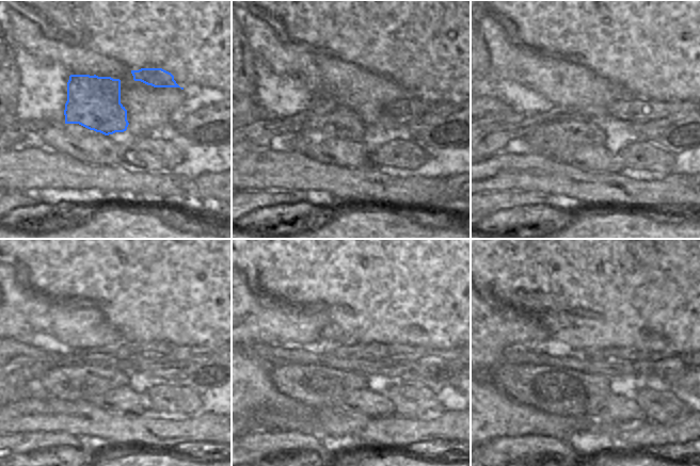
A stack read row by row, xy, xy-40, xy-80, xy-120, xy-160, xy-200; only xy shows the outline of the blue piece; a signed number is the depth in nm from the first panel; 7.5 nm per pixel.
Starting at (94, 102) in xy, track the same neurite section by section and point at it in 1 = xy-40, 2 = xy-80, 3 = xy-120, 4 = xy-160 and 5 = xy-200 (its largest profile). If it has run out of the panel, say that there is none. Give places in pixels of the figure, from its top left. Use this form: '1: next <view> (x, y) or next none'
1: next xy-40 (328, 115)
2: next xy-80 (558, 140)
3: next xy-120 (78, 382)
4: next xy-160 (317, 386)
5: next xy-200 (559, 390)

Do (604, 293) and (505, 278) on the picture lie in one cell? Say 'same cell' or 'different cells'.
same cell

